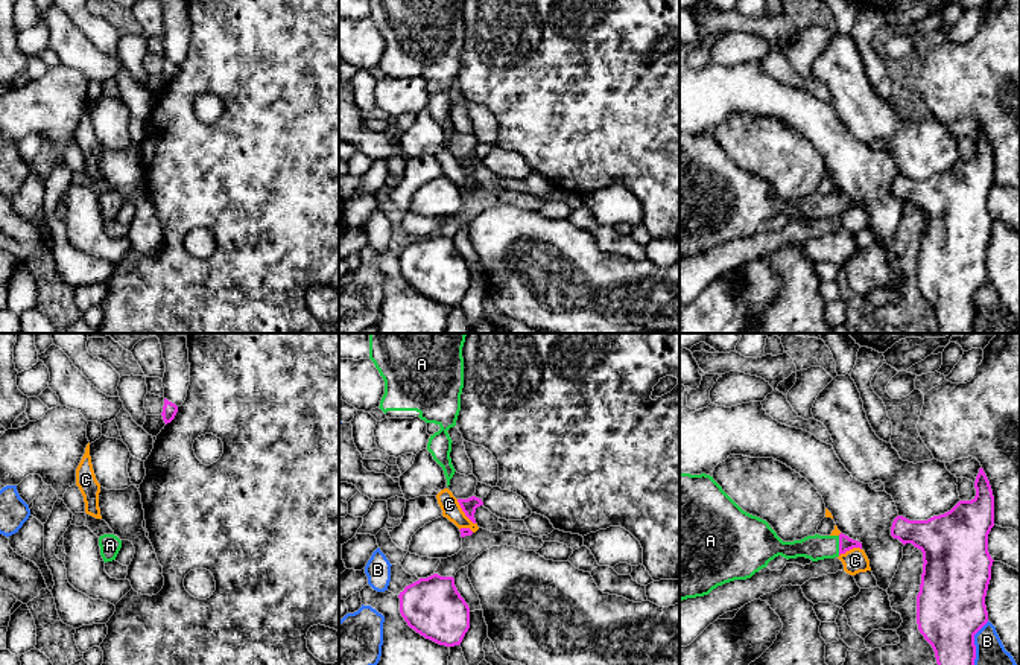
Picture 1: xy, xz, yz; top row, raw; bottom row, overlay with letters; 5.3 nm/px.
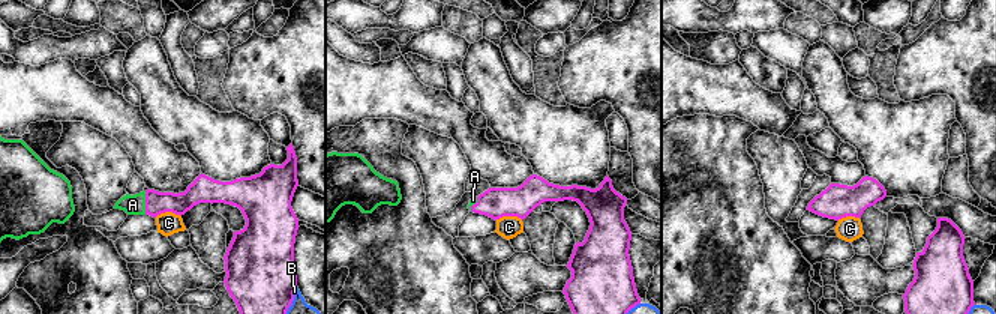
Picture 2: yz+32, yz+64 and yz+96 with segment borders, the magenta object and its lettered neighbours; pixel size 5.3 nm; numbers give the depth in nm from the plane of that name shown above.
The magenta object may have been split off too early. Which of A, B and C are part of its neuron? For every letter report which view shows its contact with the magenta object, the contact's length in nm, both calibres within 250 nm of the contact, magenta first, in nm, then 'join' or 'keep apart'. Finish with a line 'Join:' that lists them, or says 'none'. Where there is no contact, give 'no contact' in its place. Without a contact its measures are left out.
A: yz | 100 nm | 80/130 nm | join
B: yz | 300 nm | 360/240 nm | keep apart
C: xz | 170 nm | 80/100 nm | keep apart
Join: A

